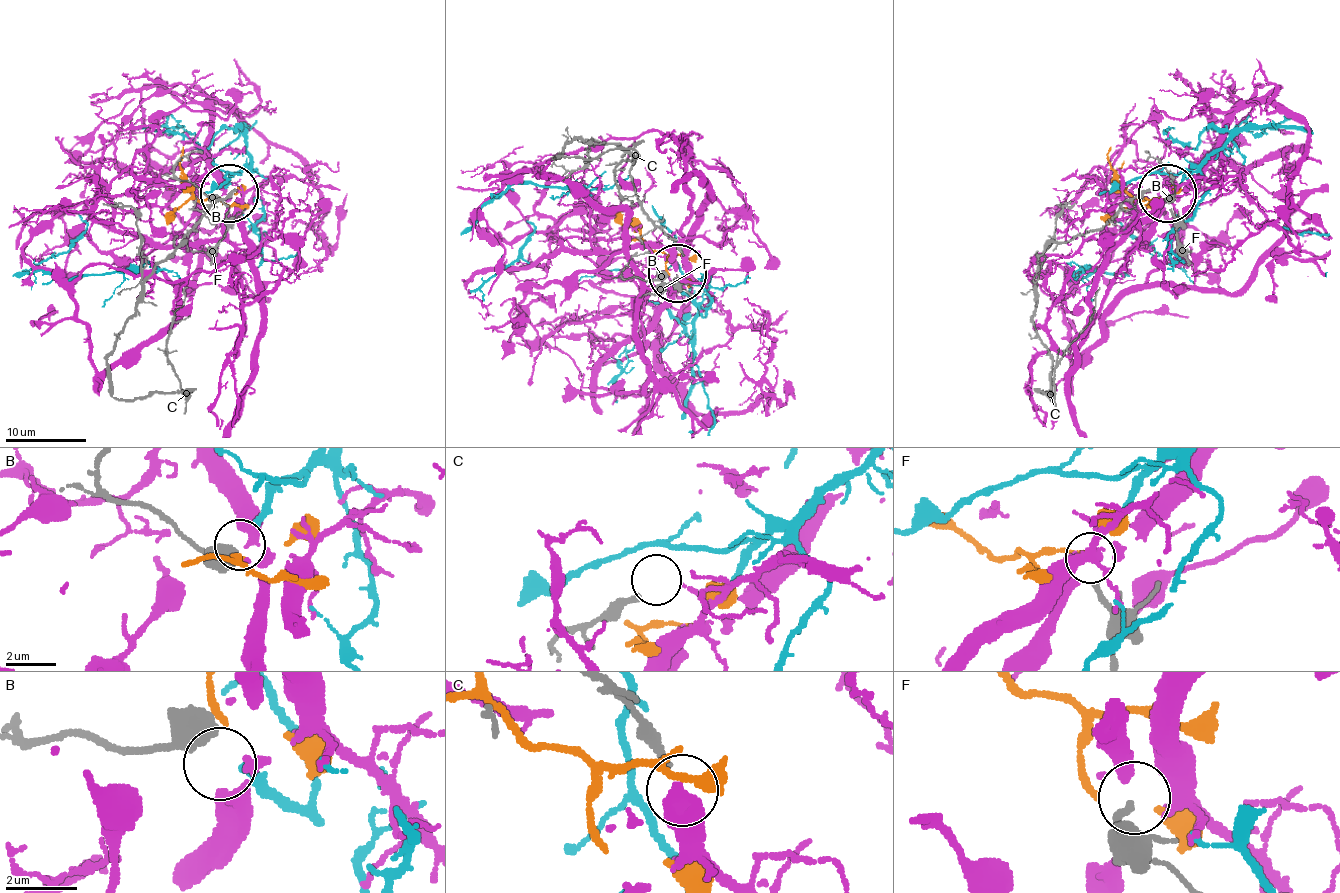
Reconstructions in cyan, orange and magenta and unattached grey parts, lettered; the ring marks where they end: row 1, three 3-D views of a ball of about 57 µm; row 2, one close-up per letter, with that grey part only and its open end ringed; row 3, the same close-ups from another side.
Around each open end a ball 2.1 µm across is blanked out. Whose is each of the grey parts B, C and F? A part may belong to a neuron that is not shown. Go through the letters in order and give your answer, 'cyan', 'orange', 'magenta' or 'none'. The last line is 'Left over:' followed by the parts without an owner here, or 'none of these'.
B: cyan
C: none
F: none
Left over: C, F

